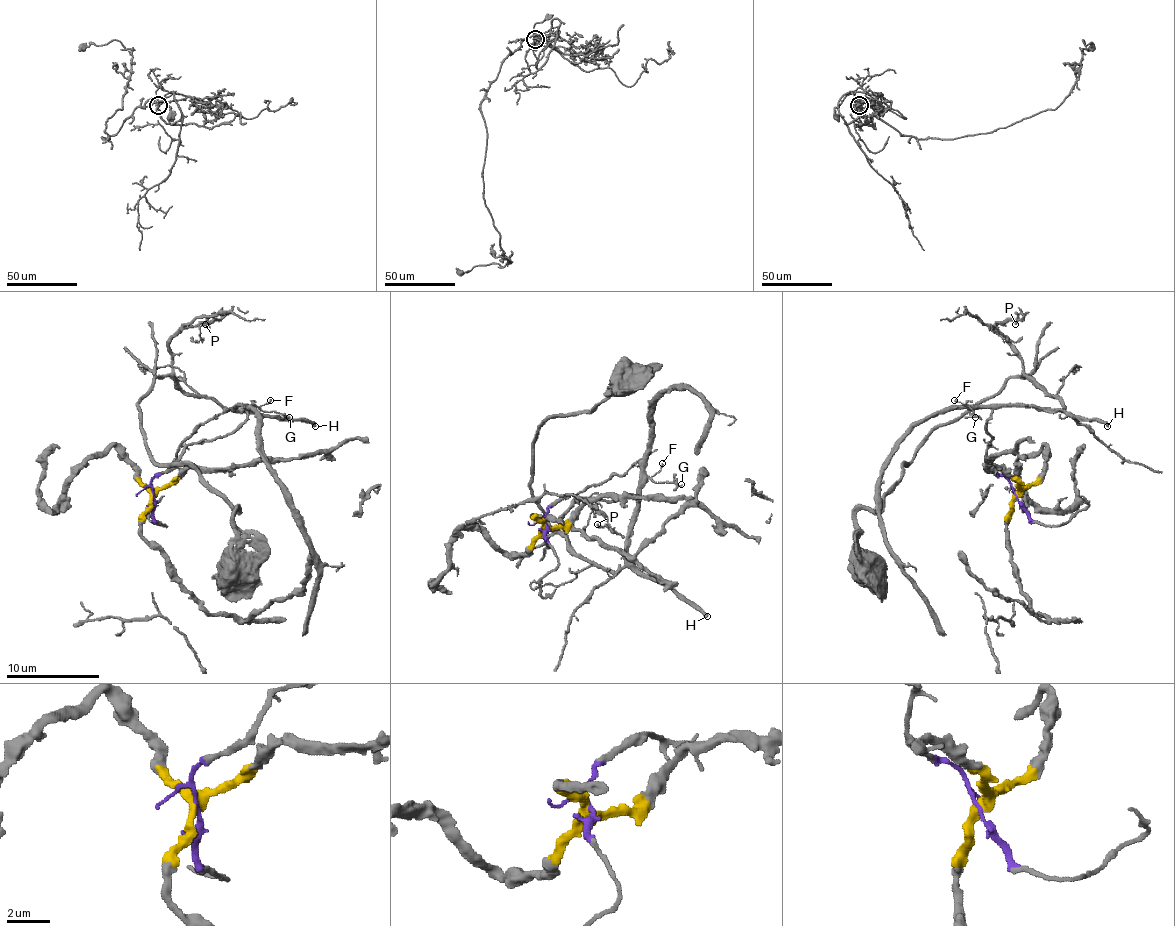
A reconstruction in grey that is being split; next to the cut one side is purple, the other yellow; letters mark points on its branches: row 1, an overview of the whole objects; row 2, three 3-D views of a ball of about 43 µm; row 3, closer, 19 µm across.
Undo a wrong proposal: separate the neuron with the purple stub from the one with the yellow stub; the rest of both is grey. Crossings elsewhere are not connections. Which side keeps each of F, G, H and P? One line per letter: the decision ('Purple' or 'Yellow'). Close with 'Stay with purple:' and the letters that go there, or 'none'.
F: Purple
G: Purple
H: Purple
P: Purple
Stay with purple: F, G, H, P

